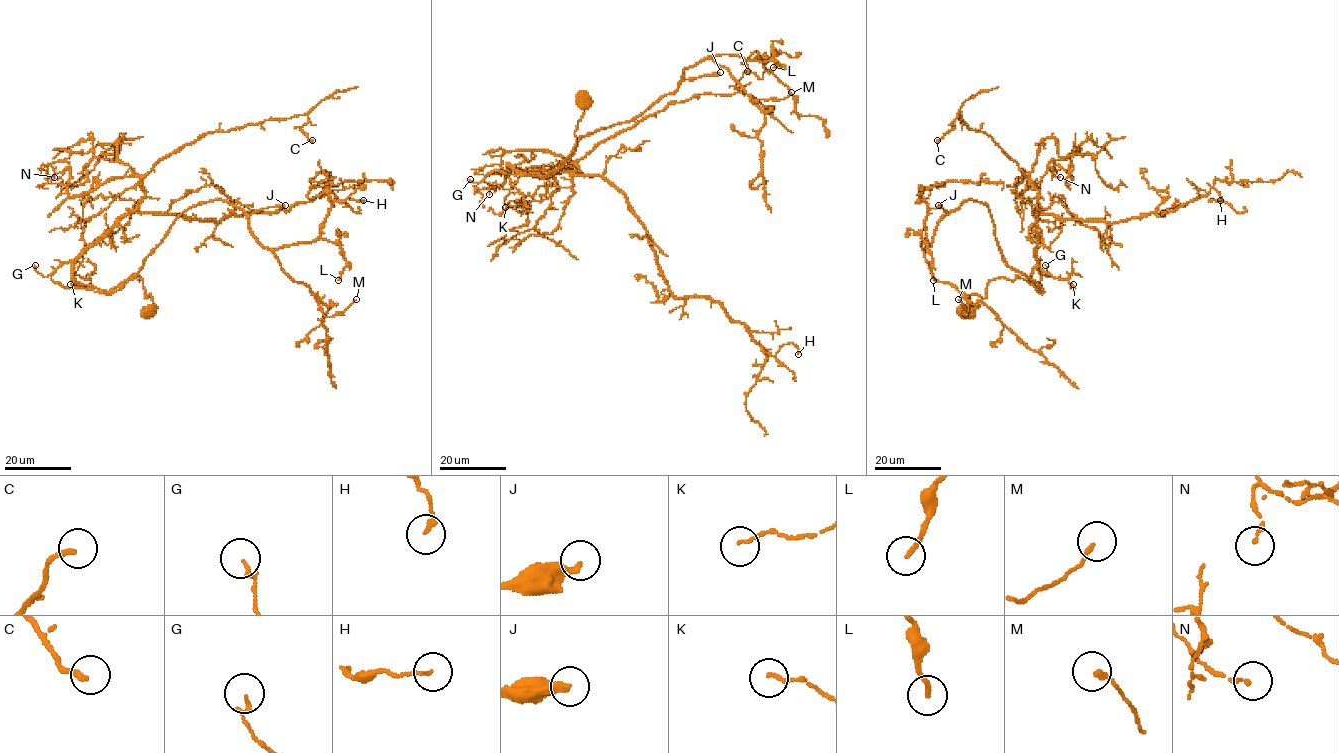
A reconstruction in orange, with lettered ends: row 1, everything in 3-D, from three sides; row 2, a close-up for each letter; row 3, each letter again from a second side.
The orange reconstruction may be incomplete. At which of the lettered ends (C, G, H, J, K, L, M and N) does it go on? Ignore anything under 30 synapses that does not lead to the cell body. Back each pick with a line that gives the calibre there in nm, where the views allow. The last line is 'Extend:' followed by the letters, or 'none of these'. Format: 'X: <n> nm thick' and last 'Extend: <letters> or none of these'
Extend: none of these

